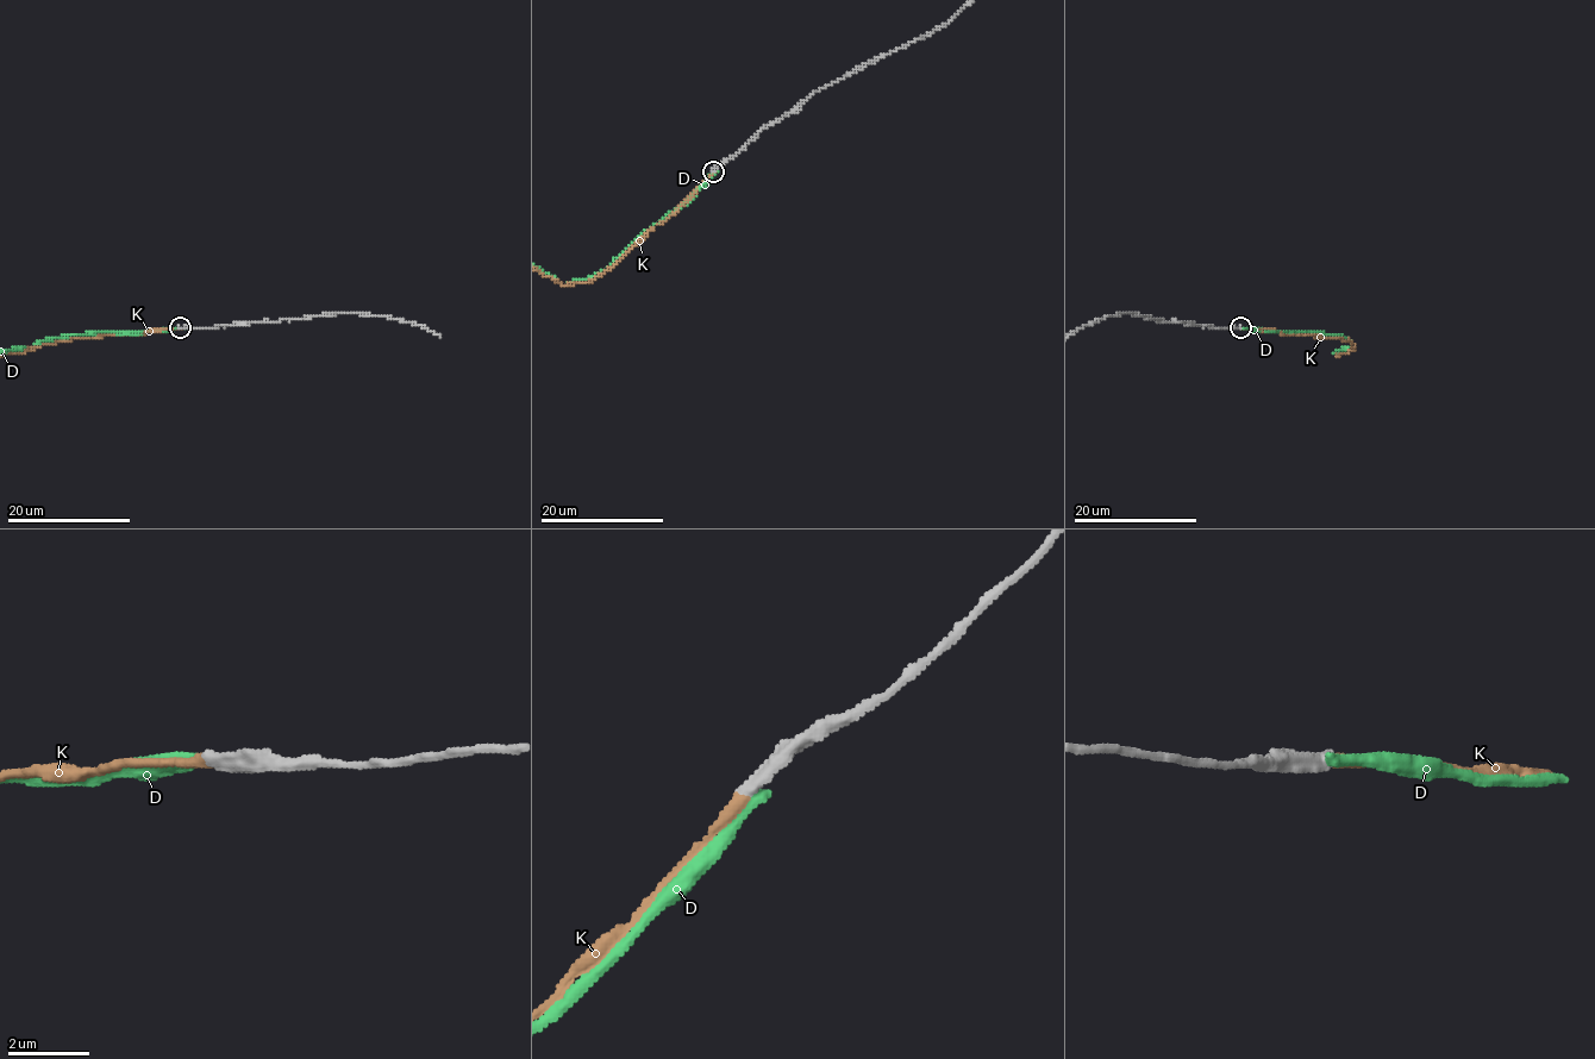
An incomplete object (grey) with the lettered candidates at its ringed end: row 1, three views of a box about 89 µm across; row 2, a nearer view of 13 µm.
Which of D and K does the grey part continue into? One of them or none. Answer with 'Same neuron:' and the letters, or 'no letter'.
Same neuron: K

